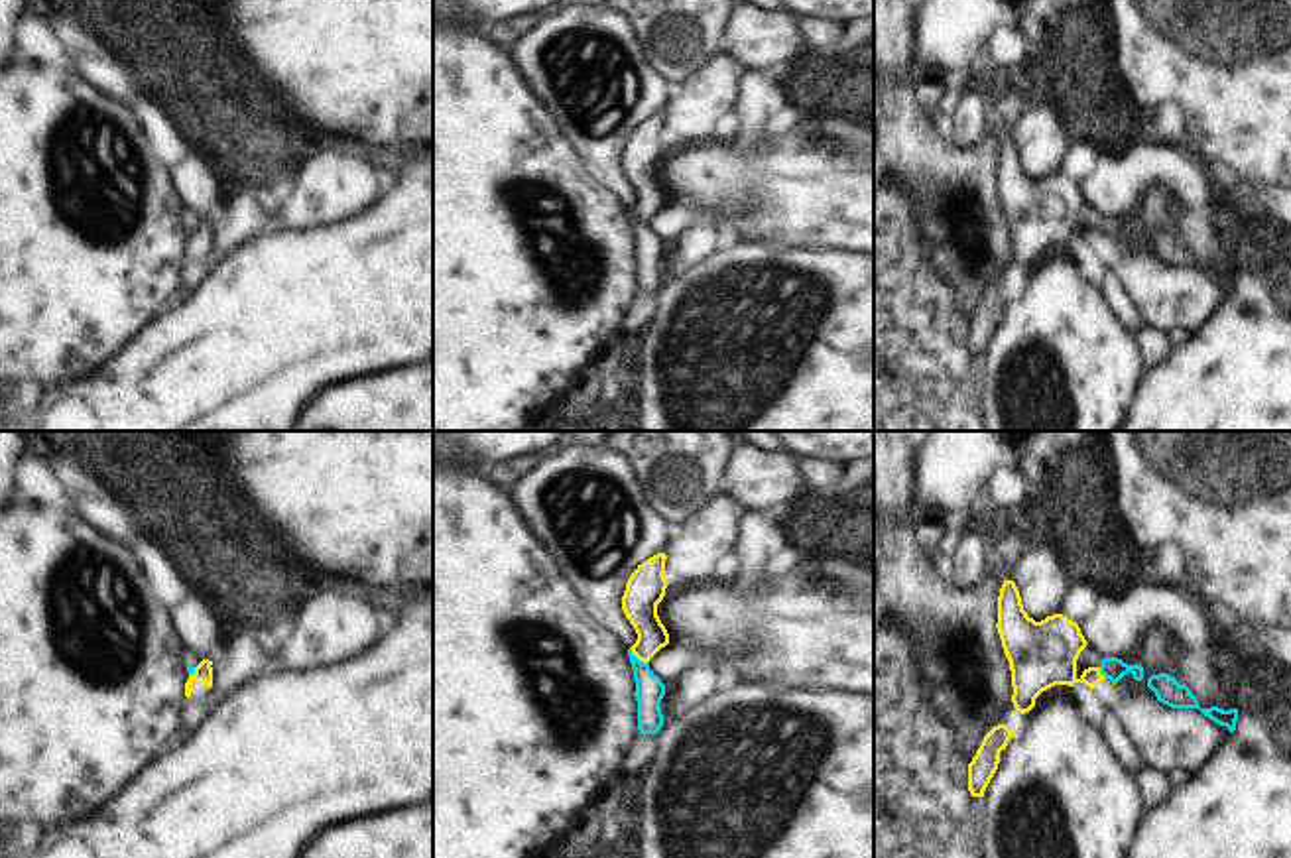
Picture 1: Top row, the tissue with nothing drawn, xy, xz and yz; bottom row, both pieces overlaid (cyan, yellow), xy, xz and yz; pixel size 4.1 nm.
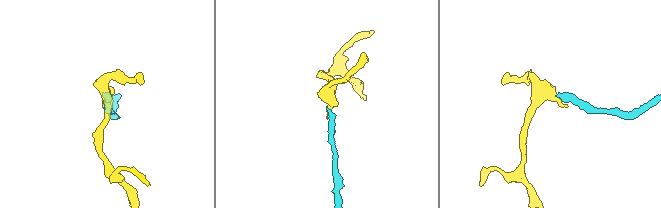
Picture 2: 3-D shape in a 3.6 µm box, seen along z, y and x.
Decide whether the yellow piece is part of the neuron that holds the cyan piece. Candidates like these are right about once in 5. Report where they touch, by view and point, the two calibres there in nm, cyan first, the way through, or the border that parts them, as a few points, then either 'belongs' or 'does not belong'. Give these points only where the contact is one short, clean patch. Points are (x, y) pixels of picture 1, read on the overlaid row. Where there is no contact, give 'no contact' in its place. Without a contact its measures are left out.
contact xz (636, 658); calibres 120 and 150 nm; border xz (630, 648), (646, 664); does not belong

